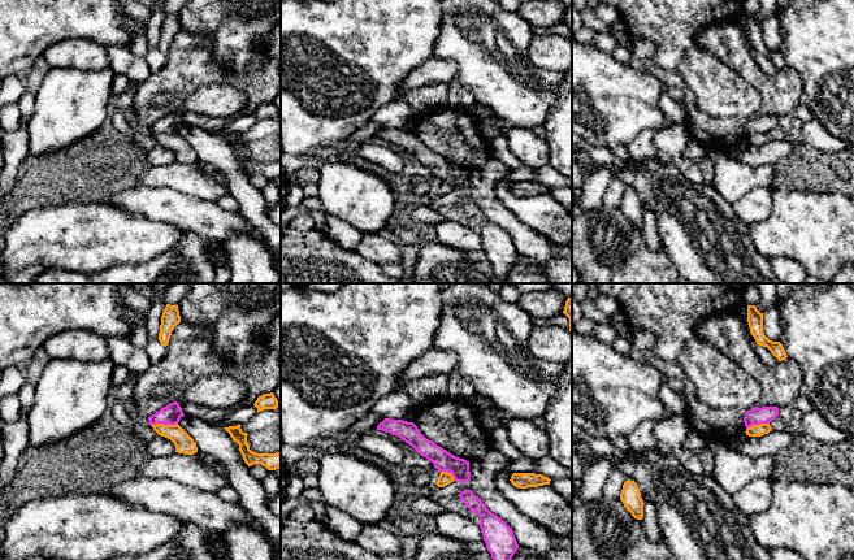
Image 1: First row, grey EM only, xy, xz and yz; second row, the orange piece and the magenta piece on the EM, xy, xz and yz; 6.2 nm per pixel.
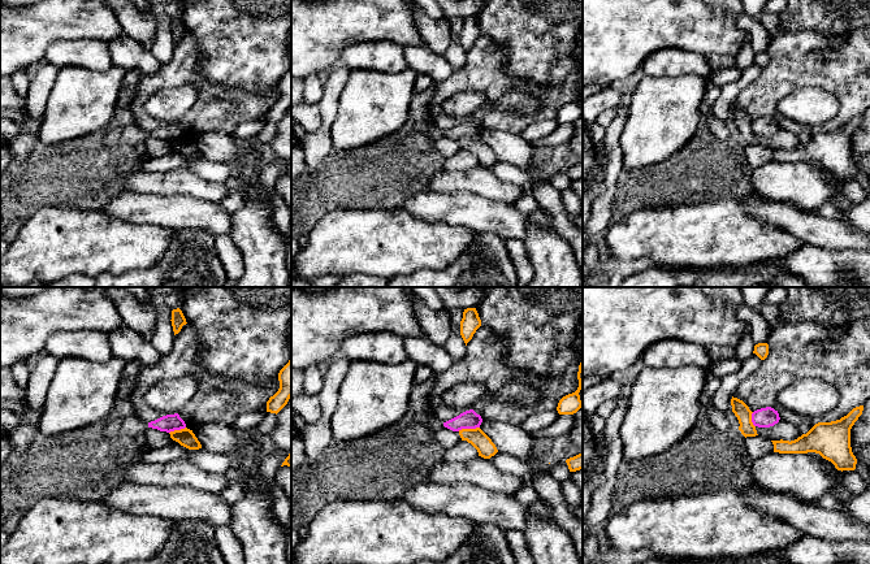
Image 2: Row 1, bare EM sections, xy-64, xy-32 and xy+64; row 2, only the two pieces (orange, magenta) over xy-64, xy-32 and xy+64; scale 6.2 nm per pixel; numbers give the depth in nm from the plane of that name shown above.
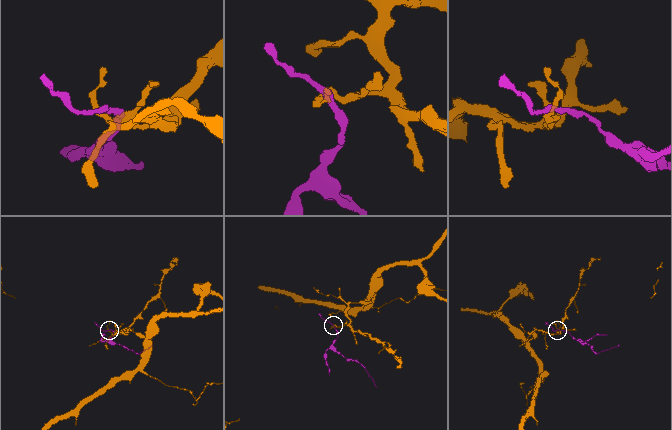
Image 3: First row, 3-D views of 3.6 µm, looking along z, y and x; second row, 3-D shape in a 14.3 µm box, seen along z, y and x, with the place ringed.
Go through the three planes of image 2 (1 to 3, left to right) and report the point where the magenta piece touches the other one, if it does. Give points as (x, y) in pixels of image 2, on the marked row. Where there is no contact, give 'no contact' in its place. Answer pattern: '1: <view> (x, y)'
1: xy-64 (177, 430)
2: xy-32 (468, 429)
3: xy+64 (751, 420)

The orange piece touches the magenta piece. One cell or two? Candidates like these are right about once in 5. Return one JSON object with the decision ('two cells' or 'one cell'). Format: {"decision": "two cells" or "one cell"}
{"decision": "two cells"}

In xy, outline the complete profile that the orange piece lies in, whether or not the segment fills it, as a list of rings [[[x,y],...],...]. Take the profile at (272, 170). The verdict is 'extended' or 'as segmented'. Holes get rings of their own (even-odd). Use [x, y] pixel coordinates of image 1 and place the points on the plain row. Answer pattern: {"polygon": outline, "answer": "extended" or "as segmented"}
{"polygon": [[[242,134],[224,136],[234,151],[239,153],[239,160],[244,172],[251,175],[253,173],[261,173],[268,179],[276,179],[281,177],[281,160],[276,162],[256,162],[250,159],[247,152],[247,142],[240,138]]], "answer": "as segmented"}

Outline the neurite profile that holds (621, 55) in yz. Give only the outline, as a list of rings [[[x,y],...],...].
[[[617,45],[614,51],[612,51],[612,57],[624,65],[629,65],[629,58],[630,58],[630,51],[628,51],[627,48]]]

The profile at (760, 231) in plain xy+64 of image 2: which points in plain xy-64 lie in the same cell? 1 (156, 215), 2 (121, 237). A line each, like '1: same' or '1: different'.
1: different
2: same

